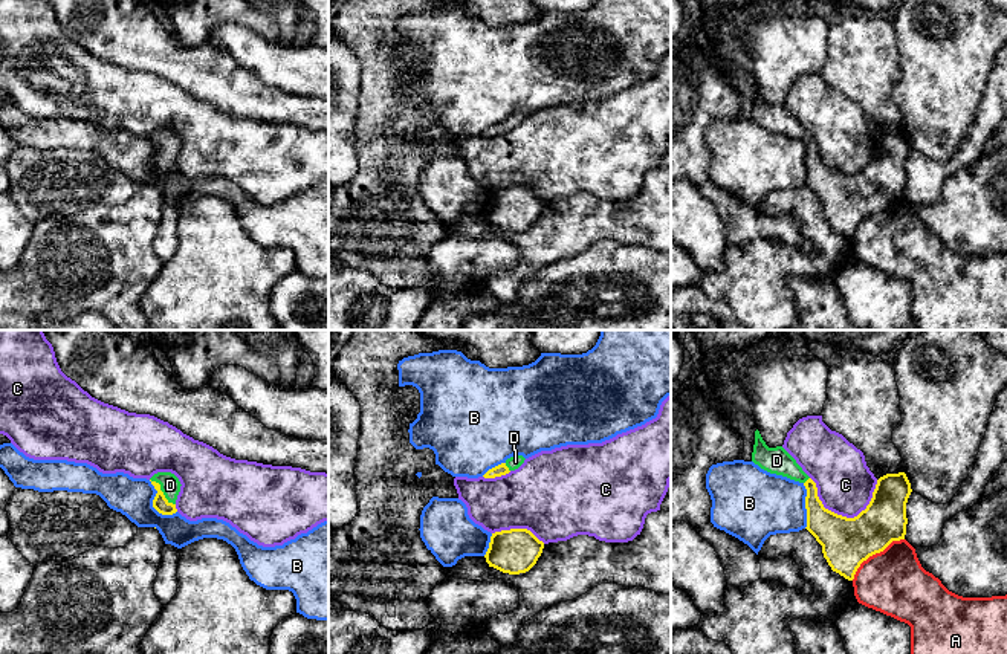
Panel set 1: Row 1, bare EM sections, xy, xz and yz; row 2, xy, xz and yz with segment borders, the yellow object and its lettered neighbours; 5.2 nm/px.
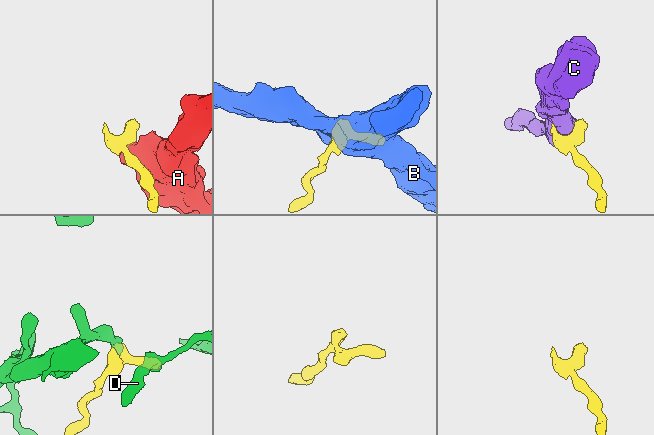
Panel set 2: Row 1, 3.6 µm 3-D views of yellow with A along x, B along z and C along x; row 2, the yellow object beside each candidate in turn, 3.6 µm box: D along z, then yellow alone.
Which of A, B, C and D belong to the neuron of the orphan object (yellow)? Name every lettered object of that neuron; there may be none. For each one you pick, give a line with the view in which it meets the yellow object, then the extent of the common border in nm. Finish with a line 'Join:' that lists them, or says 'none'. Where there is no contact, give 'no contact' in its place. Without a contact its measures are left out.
D: xy | 190 nm
Join: D

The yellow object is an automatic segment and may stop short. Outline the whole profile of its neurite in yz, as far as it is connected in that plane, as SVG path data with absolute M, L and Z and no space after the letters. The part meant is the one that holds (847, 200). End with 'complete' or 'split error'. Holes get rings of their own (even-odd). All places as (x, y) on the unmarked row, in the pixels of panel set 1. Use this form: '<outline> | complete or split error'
M758 87L752 119L770 131L805 144L805 186L822 203L831 228L845 237L853 238L863 219L883 209L892 199L905 197L906 160L912 150L905 130L880 134L866 167L854 176L847 176L825 167L818 154L816 141L782 104L769 105Z | split error

